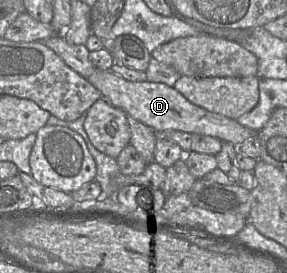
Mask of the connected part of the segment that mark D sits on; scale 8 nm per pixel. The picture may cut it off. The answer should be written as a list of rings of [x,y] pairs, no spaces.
[[[96,69],[87,80],[101,93],[103,99],[112,106],[123,110],[134,119],[145,124],[155,132],[176,130],[190,134],[200,134],[215,137],[222,142],[228,142],[239,147],[251,137],[257,137],[258,132],[242,126],[237,120],[210,112],[192,104],[175,88],[164,83],[149,81],[131,82],[111,70]]]

